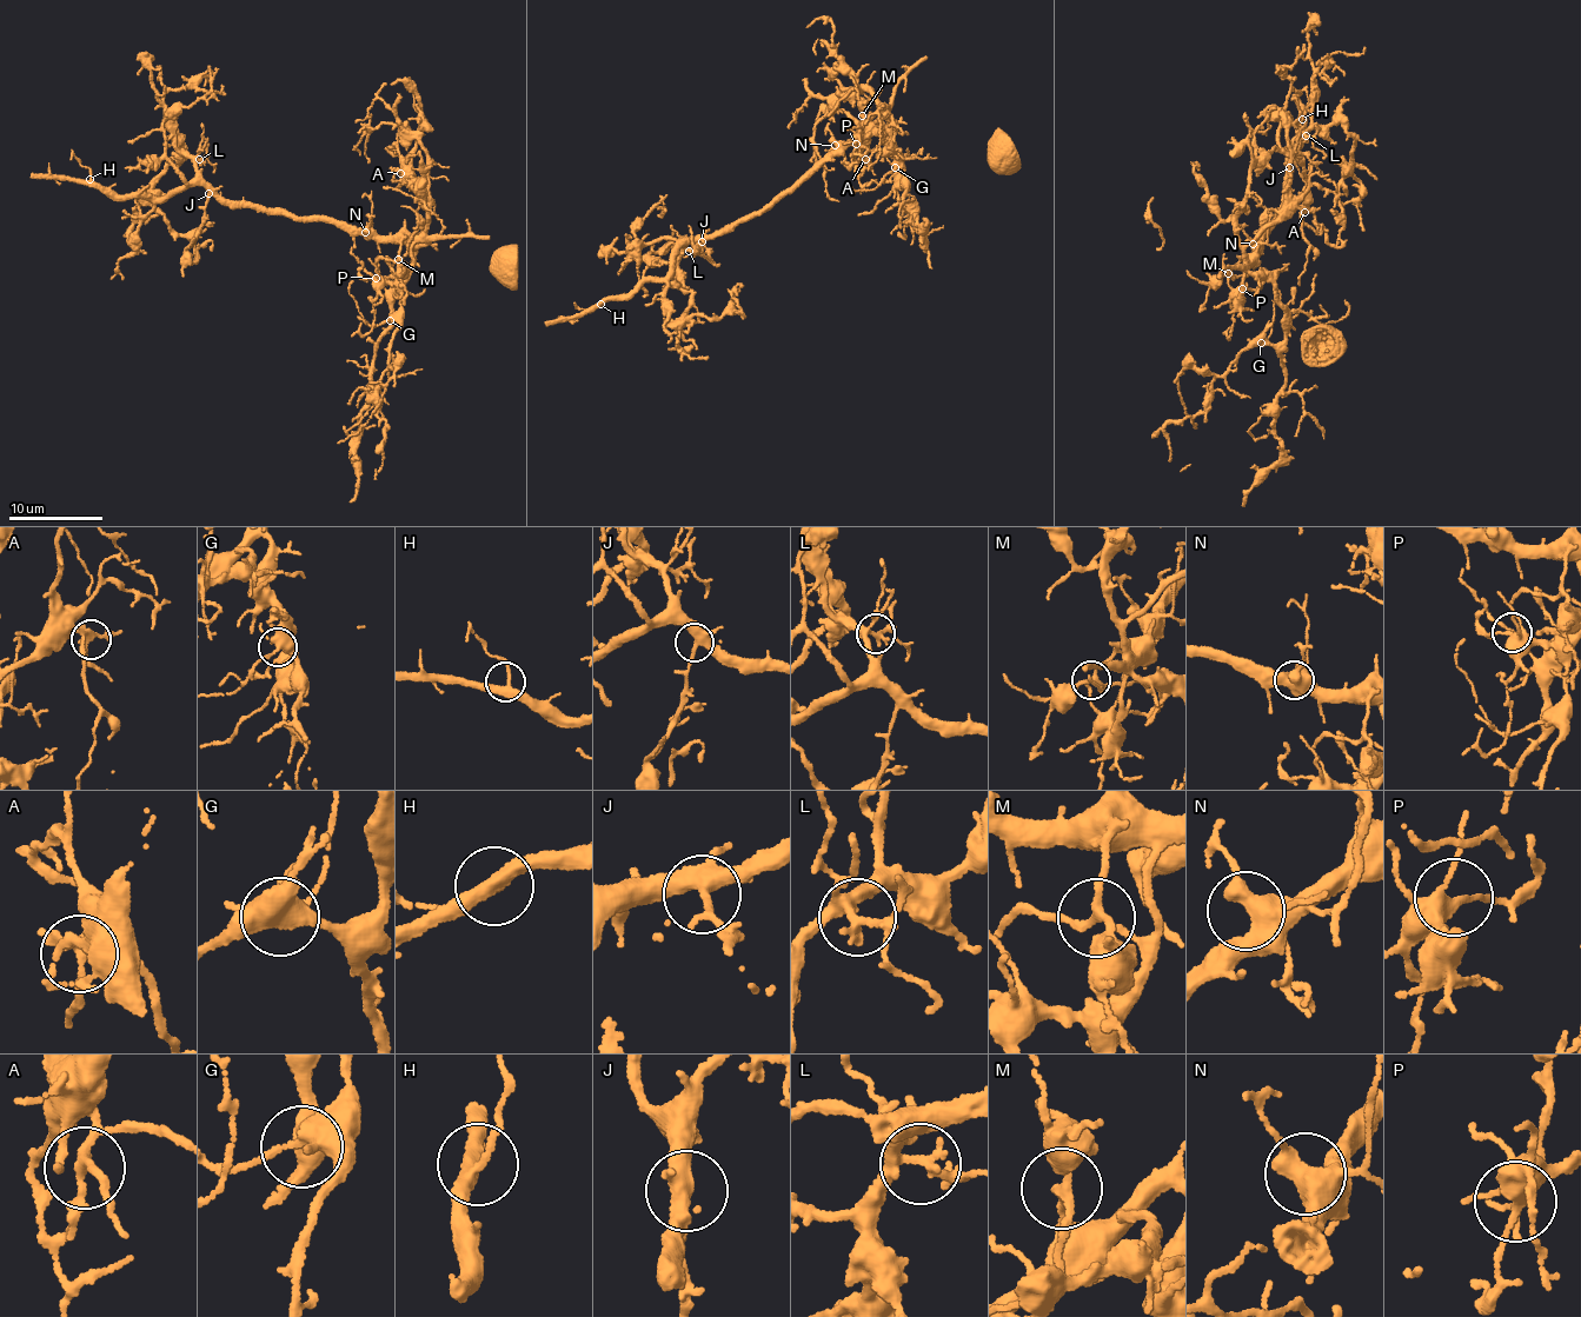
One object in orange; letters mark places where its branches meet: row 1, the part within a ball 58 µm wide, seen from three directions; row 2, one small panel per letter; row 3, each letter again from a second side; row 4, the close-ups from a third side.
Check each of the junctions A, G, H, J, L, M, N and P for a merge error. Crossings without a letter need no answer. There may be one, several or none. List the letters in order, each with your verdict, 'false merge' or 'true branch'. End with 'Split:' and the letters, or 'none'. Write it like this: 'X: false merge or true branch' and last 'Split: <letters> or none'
A: true branch
G: true branch
H: true branch
J: true branch
L: true branch
M: true branch
N: true branch
P: true branch
Split: none

